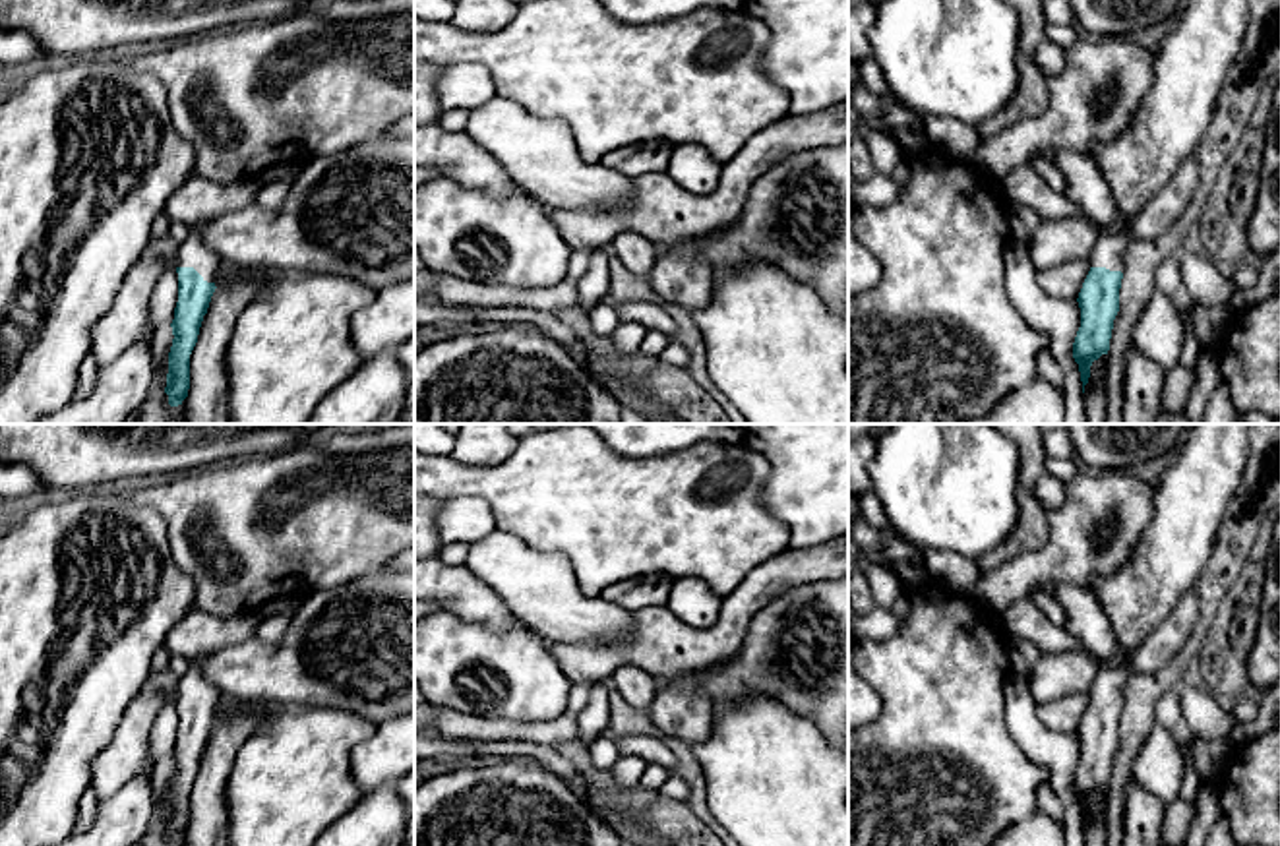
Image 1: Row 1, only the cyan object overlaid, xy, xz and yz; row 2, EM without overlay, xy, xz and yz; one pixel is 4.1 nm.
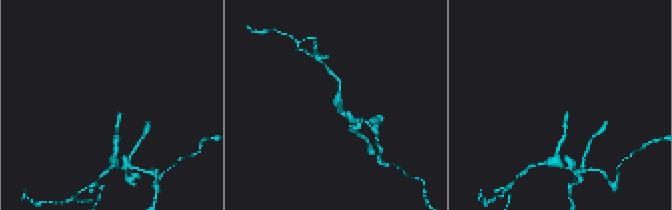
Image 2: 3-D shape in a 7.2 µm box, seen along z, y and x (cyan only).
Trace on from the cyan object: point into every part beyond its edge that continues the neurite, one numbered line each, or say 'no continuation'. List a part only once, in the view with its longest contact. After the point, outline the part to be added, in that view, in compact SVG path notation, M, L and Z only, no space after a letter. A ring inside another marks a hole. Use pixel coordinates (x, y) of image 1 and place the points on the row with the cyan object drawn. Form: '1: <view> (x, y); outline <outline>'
1: xy (194, 252); outline M205 223L192 227L190 238L182 244L176 267L194 267L203 281L213 283L223 257L199 236L203 225Z

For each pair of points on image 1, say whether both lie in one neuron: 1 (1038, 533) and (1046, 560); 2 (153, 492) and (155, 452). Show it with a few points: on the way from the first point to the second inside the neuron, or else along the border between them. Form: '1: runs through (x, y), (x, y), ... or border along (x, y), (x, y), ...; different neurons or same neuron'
1: border along (1048, 513), (1048, 541), (1004, 564); different neurons
2: border along (198, 467), (169, 477), (126, 481), (109, 488); different neurons

